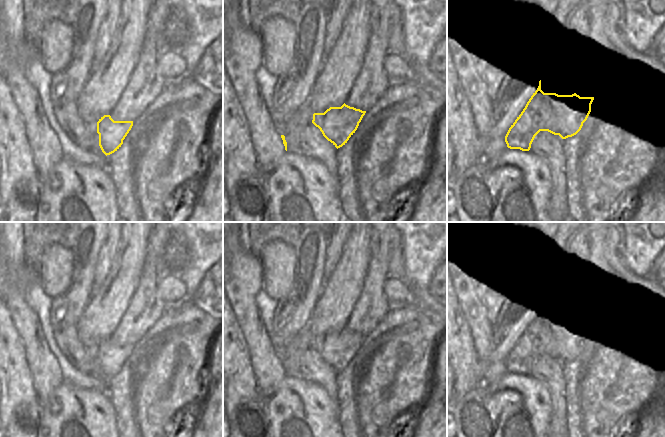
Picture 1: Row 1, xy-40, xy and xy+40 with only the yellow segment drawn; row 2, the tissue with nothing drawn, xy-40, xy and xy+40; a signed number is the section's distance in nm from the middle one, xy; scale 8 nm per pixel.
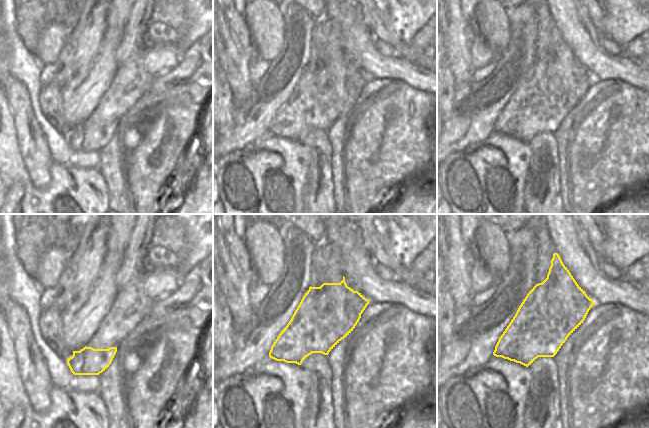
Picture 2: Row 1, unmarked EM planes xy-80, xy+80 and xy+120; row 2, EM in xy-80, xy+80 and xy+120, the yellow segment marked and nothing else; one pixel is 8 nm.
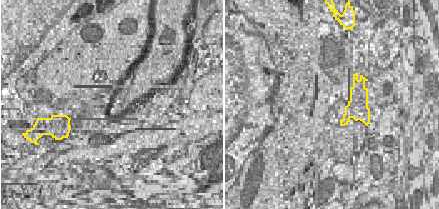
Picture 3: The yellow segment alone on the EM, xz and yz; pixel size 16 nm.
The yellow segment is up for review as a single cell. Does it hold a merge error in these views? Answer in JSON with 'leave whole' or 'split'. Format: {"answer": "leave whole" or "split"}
{"answer": "split"}

